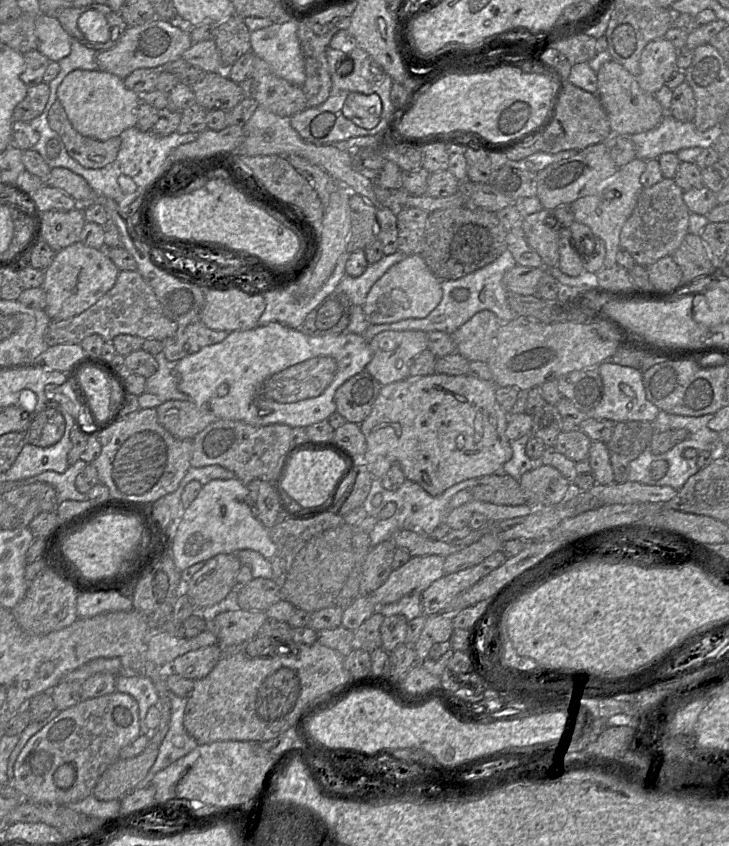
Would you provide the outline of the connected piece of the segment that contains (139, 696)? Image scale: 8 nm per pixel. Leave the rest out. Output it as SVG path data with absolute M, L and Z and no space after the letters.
M116 675L116 691L131 695L138 703L141 734L150 735L145 724L148 709L157 704L158 694L152 681L139 675Z

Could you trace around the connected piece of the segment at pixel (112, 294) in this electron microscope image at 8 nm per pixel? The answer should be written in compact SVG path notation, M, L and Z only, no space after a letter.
M123 270L114 286L94 305L74 317L52 321L44 332L44 340L48 346L80 344L86 337L97 334L105 342L111 342L118 335L129 334L163 341L176 331L177 323L164 315L155 292L141 274L137 270Z

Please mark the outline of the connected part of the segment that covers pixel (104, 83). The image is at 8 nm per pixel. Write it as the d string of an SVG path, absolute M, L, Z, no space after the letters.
M73 70L57 88L57 100L62 104L72 126L80 134L108 140L136 126L140 95L124 84L124 79L102 70Z

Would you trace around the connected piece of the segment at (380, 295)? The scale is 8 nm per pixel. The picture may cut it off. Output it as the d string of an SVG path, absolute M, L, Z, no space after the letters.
M411 255L391 266L372 286L363 311L372 324L390 324L405 319L426 318L442 299L441 281L434 276L421 255Z

